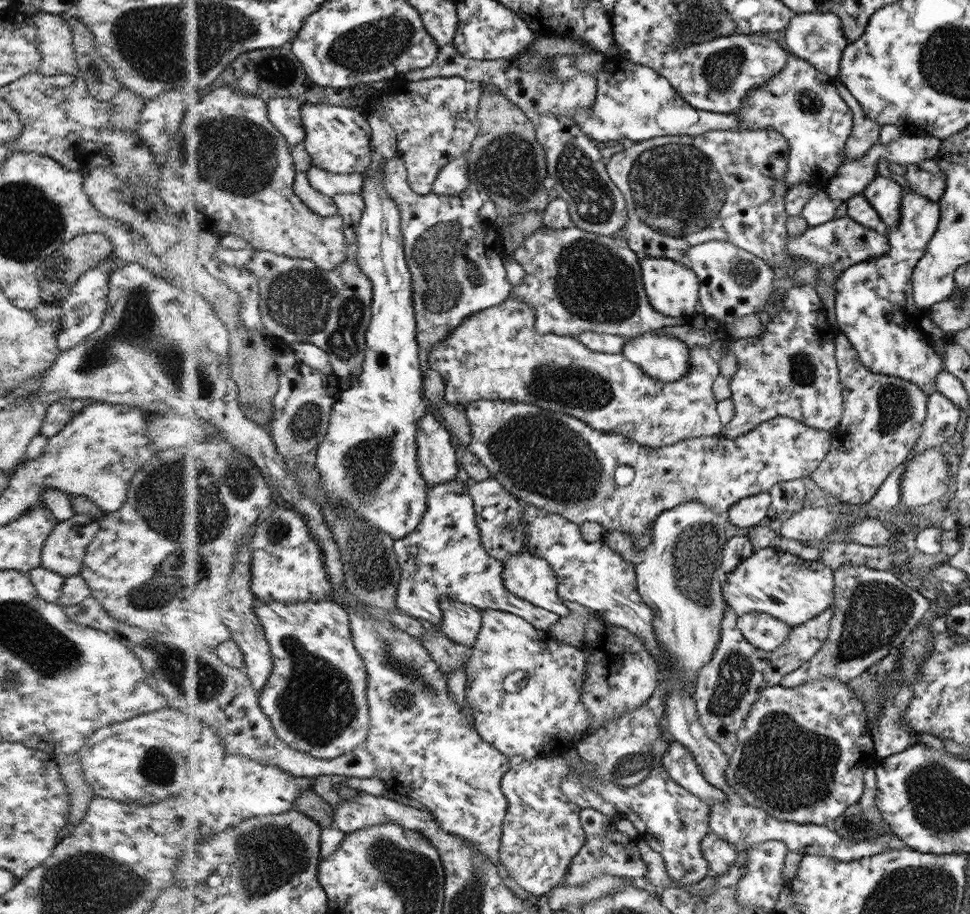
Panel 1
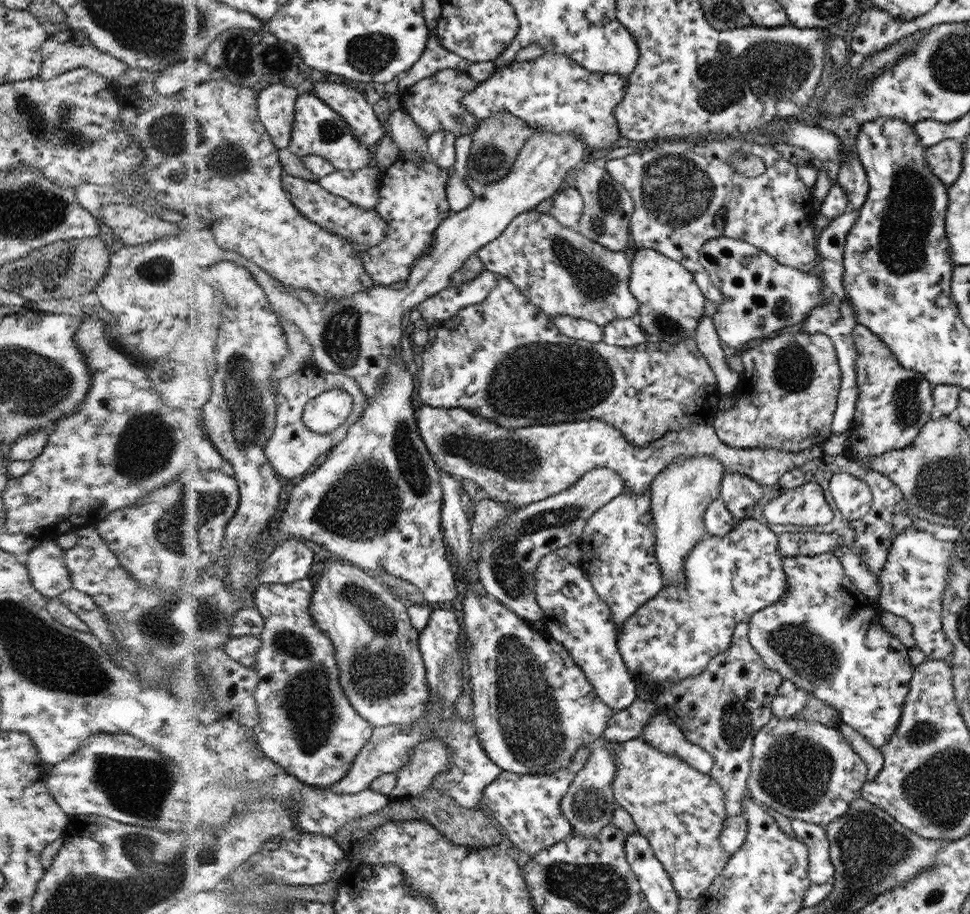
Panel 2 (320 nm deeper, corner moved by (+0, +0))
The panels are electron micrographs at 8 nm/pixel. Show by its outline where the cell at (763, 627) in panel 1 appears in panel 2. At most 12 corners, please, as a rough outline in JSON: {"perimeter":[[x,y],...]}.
{"perimeter":[[825,553],[783,559],[748,641],[879,748],[909,692],[903,643]]}

